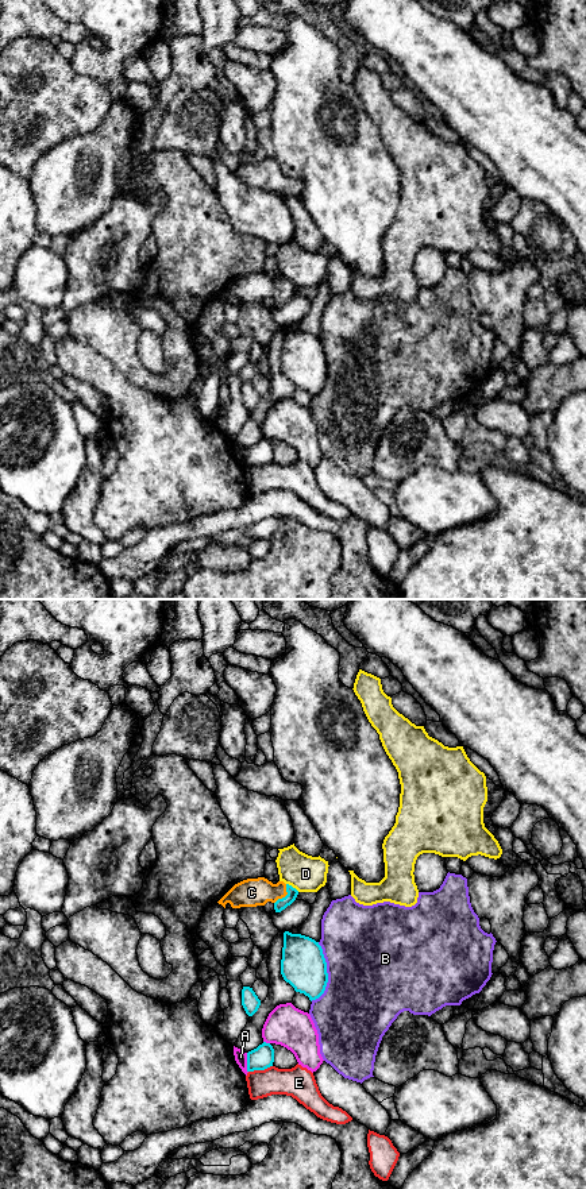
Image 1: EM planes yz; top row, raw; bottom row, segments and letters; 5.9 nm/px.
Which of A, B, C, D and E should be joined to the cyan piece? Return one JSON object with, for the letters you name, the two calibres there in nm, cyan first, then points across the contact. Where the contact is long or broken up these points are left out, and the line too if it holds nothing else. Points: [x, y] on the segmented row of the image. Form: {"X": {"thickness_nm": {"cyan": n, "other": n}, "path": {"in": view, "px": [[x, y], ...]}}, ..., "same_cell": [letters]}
{"C": {"thickness_nm": {"cyan": 70, "other": 170}, "path": {"in": "yz", "px": [[280, 904], [286, 895], [251, 892]]}}, "same_cell": ["C"]}

